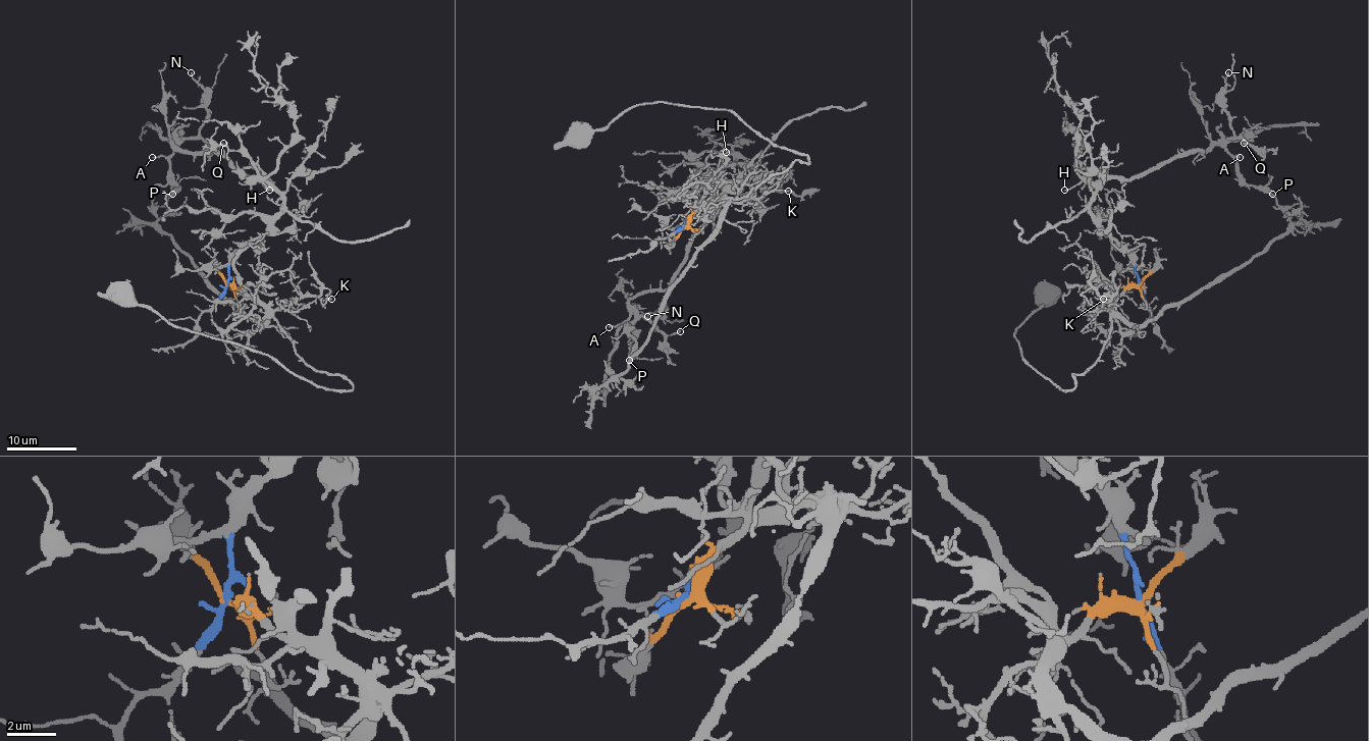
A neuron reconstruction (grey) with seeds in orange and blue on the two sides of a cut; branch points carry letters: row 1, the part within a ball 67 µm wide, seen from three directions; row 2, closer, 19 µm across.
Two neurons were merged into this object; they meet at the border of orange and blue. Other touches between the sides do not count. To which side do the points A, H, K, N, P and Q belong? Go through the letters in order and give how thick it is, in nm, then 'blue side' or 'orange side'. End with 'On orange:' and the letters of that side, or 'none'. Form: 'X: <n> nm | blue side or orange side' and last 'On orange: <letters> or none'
A: 120 nm | blue side
H: 80 nm | blue side
K: 100 nm | orange side
N: 130 nm | blue side
P: 320 nm | blue side
Q: 130 nm | blue side
On orange: K

